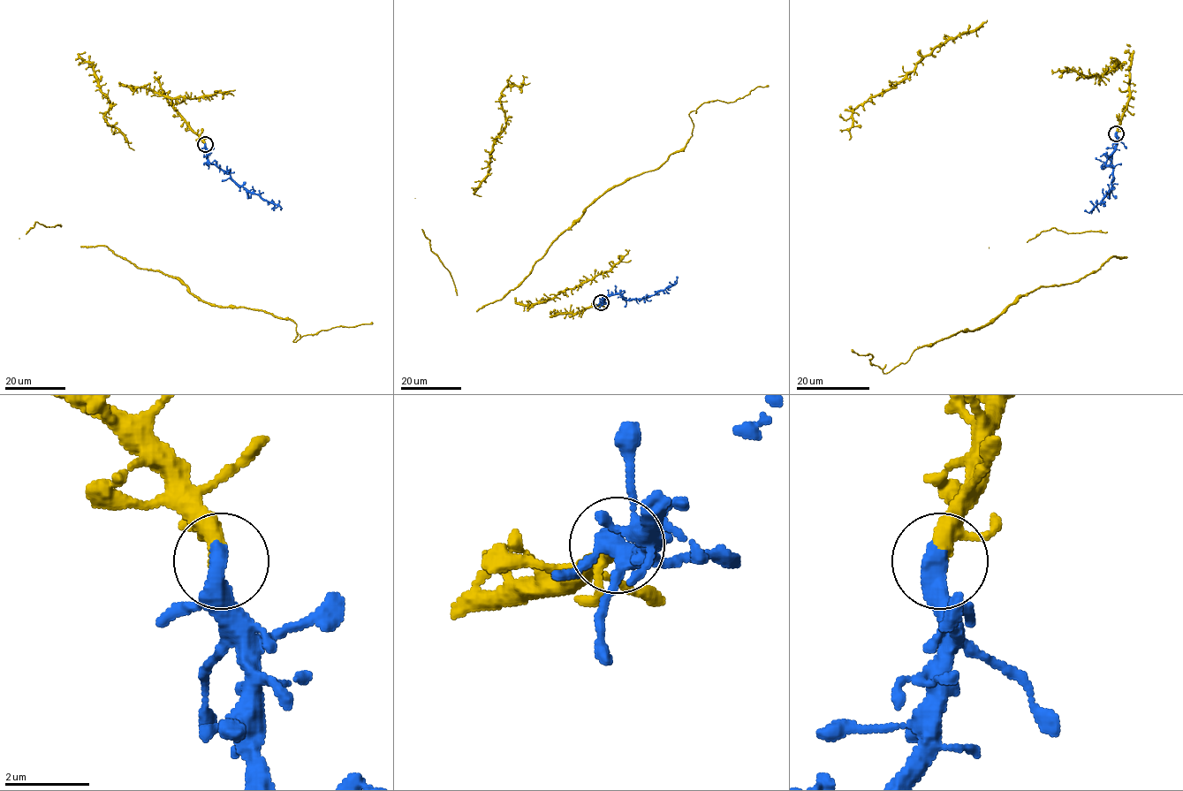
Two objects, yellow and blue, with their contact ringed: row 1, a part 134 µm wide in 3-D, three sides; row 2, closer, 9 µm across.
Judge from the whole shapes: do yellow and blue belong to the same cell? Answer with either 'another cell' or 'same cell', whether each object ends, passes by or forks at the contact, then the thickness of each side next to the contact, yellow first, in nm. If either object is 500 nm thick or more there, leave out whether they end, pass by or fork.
same cell | 280/550 nm

